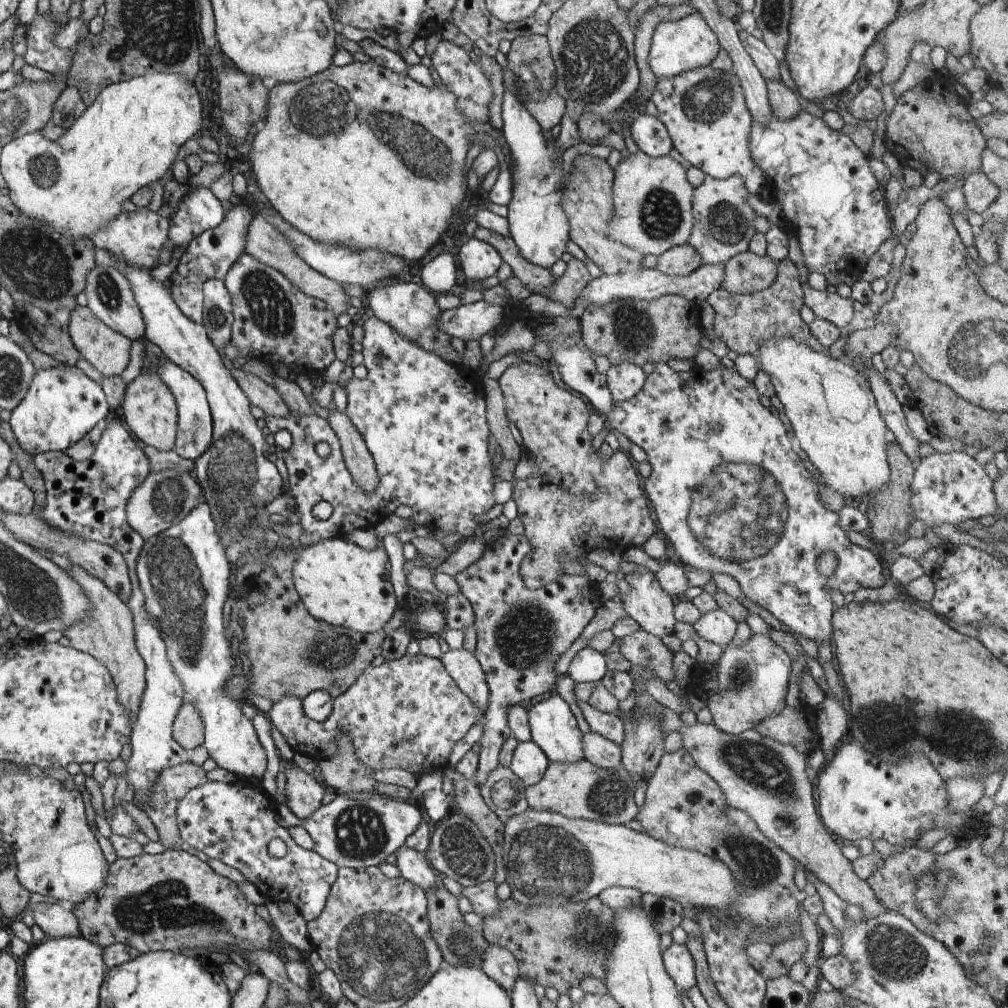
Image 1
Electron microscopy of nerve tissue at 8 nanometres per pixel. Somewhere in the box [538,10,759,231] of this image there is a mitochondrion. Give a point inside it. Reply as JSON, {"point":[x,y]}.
{"point":[593,63]}

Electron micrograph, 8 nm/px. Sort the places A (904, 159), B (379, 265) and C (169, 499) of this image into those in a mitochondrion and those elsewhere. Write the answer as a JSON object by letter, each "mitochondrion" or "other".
{"A":"other","B":"mitochondrion","C":"mitochondrion"}

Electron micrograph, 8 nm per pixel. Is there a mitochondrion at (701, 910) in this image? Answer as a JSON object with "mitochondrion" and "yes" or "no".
{"mitochondrion":"no"}

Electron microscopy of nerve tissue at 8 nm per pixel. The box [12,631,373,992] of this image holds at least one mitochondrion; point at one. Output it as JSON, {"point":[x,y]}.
{"point":[167,905]}

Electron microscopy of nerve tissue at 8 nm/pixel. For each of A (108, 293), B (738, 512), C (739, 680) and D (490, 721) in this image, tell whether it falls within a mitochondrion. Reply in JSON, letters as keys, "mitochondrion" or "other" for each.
{"A":"mitochondrion","B":"mitochondrion","C":"mitochondrion","D":"other"}

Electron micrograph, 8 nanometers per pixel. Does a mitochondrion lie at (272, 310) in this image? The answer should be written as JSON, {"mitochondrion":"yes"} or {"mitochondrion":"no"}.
{"mitochondrion":"yes"}

